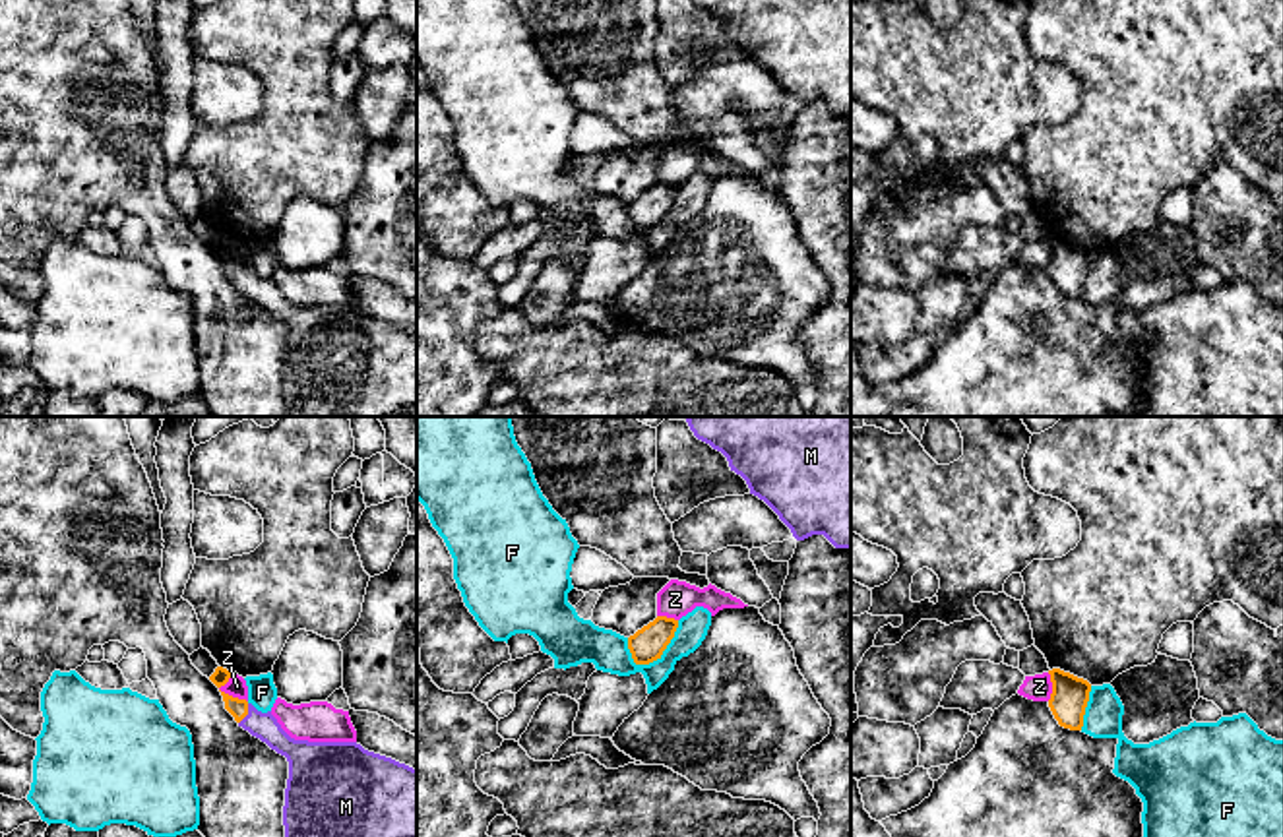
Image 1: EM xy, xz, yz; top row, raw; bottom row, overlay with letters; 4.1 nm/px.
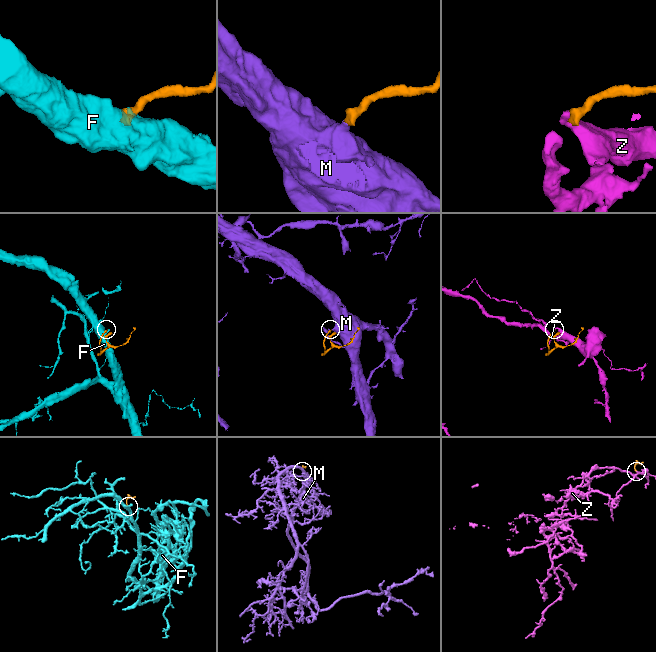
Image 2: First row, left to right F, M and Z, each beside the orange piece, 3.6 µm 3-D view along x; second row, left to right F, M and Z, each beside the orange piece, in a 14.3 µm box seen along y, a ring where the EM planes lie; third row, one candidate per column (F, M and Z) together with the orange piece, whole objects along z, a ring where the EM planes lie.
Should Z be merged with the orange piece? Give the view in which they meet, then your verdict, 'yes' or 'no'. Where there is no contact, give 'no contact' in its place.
meets orange in xy; no

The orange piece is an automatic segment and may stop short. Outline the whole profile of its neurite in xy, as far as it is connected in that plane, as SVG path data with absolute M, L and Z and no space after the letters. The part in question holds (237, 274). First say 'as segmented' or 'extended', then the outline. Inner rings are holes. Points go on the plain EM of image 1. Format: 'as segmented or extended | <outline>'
extended | M221 262L238 293L289 327L285 417L417 417L417 335L357 308L295 306L271 277Z

